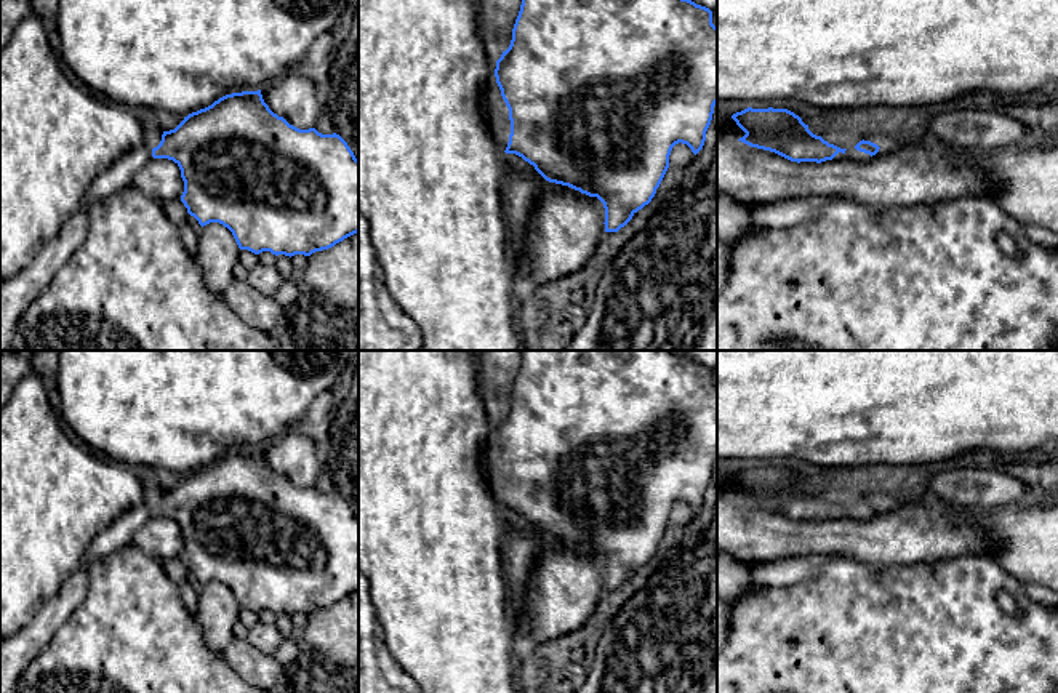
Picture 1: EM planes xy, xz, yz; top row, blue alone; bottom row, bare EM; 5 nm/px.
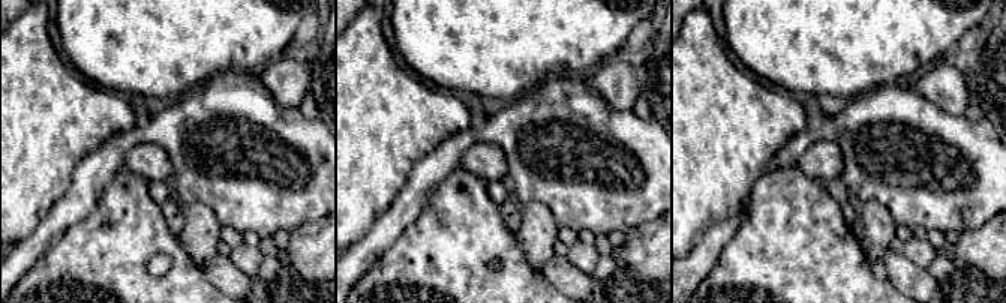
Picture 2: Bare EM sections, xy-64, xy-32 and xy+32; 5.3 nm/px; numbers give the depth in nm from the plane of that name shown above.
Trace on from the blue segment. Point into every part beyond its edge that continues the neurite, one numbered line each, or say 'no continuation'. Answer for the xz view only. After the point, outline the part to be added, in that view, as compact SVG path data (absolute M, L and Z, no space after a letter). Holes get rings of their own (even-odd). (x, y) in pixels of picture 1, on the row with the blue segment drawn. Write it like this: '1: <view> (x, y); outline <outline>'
1: xz (496, 114); outline M488 82L480 94L480 109L485 120L493 130L493 134L506 150L511 134L509 109L501 96L501 90L496 82Z

